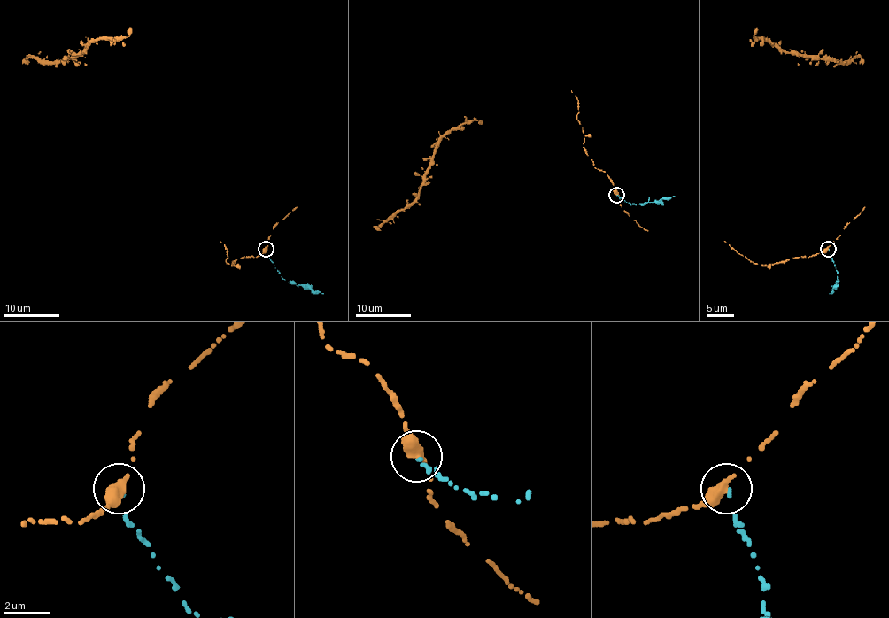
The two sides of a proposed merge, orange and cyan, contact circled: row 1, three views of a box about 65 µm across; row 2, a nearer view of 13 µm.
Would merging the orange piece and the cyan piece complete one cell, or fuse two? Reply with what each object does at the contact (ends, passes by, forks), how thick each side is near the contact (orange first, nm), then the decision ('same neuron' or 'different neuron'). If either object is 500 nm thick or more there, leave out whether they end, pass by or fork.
550/130 nm | different neuron

